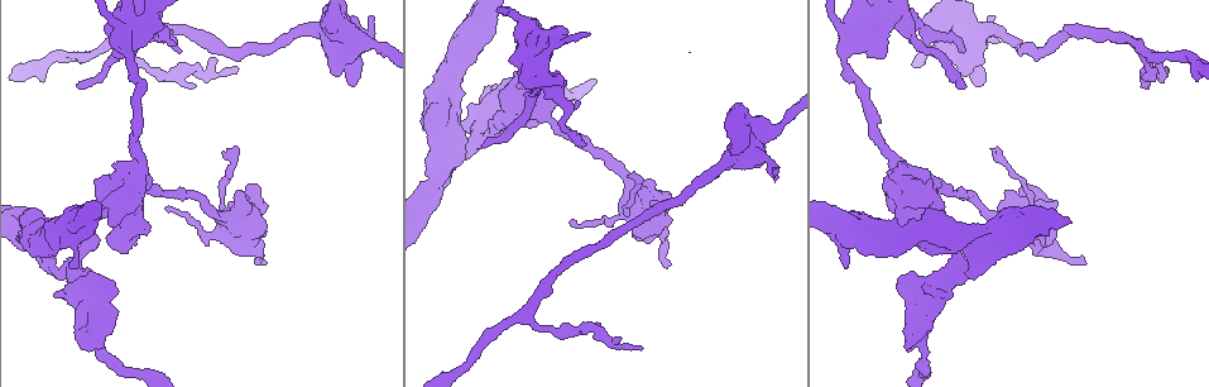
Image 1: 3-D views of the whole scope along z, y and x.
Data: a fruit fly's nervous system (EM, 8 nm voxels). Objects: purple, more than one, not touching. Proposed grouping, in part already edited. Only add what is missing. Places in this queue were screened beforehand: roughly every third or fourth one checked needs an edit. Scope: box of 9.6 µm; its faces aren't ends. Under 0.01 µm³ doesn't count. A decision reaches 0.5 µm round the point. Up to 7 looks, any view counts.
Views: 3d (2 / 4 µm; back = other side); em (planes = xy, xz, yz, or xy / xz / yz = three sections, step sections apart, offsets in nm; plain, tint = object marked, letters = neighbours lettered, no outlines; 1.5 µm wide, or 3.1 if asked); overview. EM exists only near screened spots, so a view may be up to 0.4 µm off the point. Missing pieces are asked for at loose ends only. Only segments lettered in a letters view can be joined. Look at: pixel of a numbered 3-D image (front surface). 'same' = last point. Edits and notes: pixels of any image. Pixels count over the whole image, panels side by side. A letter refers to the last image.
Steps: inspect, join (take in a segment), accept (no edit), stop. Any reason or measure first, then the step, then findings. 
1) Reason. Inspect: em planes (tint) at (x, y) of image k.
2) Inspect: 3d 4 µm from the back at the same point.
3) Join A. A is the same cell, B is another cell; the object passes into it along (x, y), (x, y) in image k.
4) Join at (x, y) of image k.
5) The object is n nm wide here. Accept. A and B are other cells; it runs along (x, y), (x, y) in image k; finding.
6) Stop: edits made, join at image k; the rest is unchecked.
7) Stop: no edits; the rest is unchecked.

Inspect: 3d 2 µm at (847, 267) of image 1.

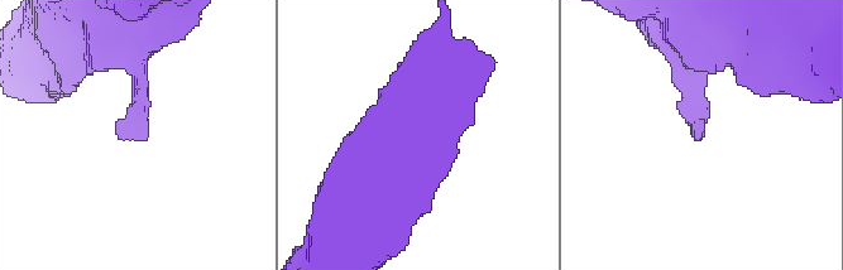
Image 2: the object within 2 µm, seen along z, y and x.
Now the EM. Inspect: em xz step 8 (tint) at (695, 136) of image 2.

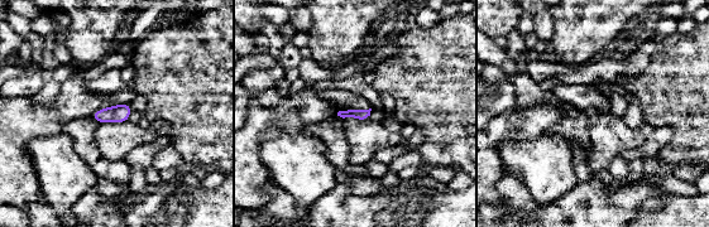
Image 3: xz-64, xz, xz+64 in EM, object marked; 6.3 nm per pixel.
Cut it another way. Inspect: em planes (letters) at the same point.

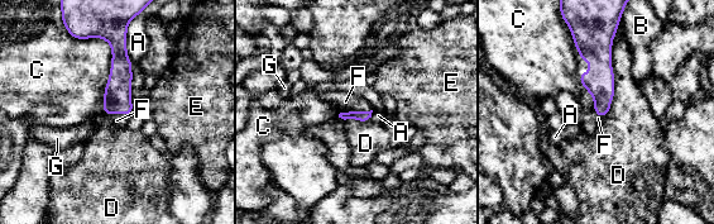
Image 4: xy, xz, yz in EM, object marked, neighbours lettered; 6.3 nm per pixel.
The longest contact is with D, 600 nm. Join F. F is the same cell, A, B, C, D, E and G are other cells; the cell continues.

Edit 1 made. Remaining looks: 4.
See it whole again. Inspect: overview.

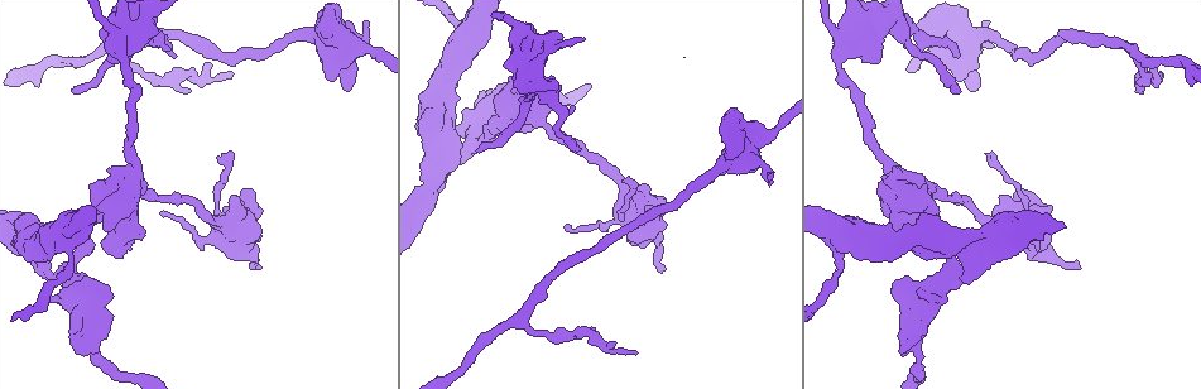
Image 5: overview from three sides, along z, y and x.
An open end. Inspect: 3d 4 µm at (899, 180) of image 5.

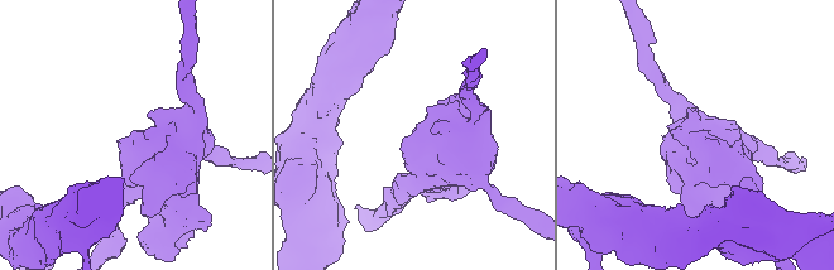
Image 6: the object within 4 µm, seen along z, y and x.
Need the tissue. Inspect: em planes (tint) at (417, 128) of image 6.

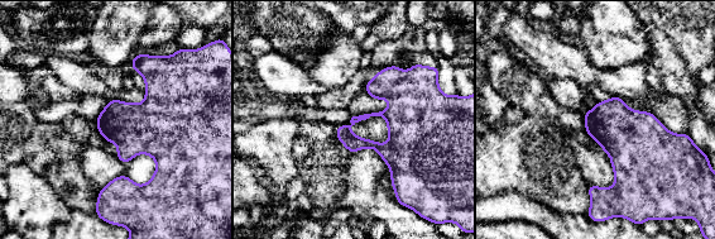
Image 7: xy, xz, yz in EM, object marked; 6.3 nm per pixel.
Inspect: em planes (letters) at the same point.

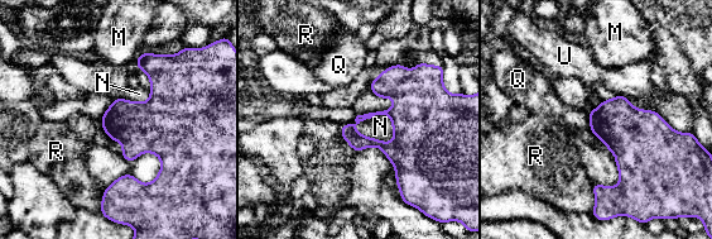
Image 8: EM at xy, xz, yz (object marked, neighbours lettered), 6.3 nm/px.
Accept. M, N, Q, R and U are other cells; it runs along (399, 68), (404, 148), (398, 172) in image 8; none of them fits.

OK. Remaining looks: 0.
Stop: edits made, join at image 4; the rest is unchecked.

